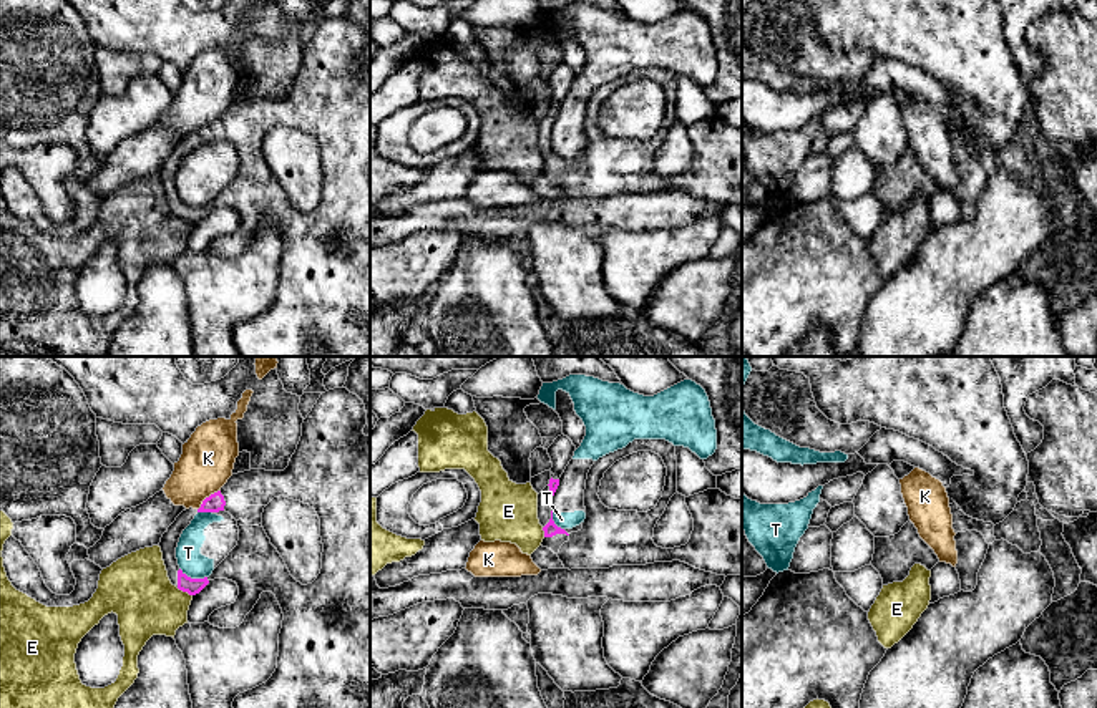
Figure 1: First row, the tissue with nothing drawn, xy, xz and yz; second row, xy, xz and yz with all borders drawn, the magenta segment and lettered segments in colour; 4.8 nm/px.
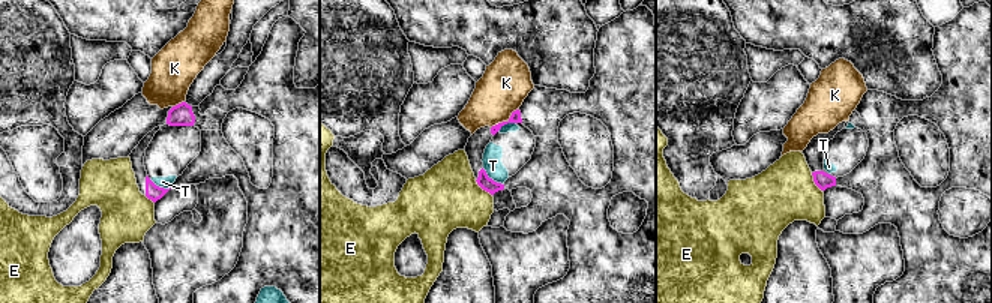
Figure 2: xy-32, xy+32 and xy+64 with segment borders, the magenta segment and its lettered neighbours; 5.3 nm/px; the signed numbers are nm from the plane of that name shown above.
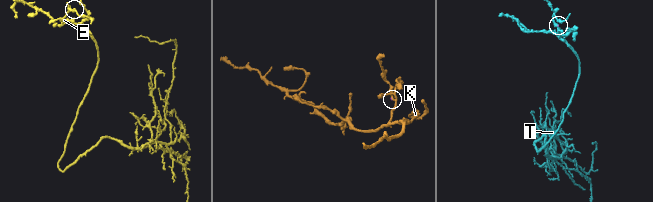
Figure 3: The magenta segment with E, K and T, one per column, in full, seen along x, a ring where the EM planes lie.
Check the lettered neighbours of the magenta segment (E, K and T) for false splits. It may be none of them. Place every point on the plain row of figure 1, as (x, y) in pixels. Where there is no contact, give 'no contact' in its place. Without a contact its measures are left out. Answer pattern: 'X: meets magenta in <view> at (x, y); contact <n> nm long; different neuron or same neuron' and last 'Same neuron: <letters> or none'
E: meets magenta in xy at (185, 219); contact 90 nm long; different neuron
K: meets magenta in xy at (206, 126); contact 150 nm long; different neuron
T: meets magenta in xy at (193, 208); contact 140 nm long; different neuron
Same neuron: none

